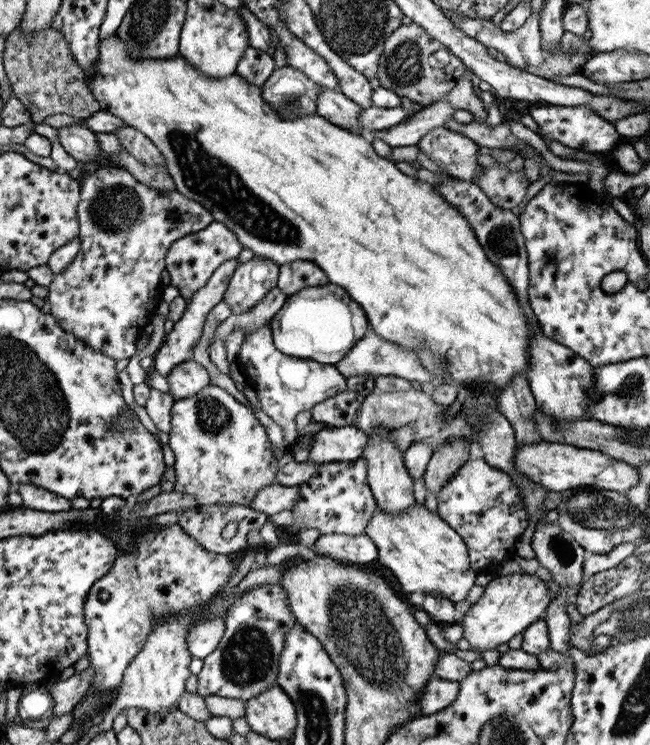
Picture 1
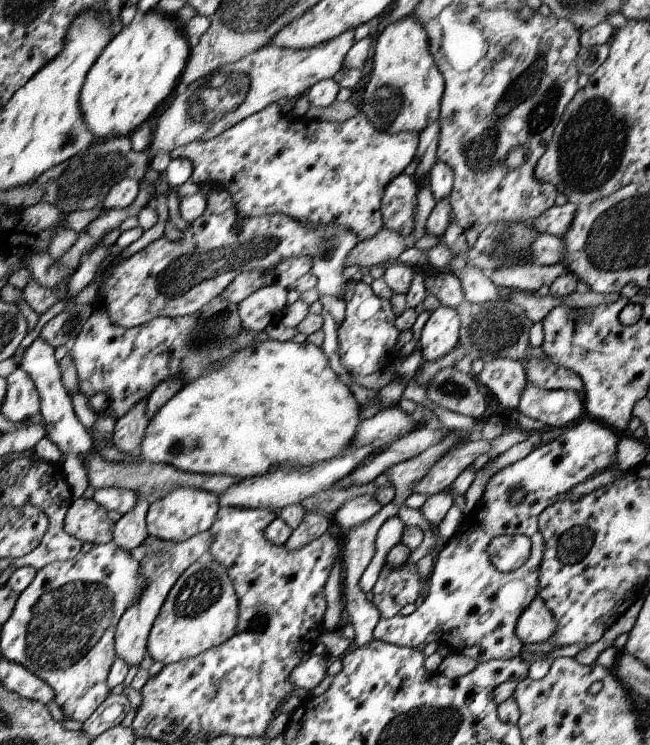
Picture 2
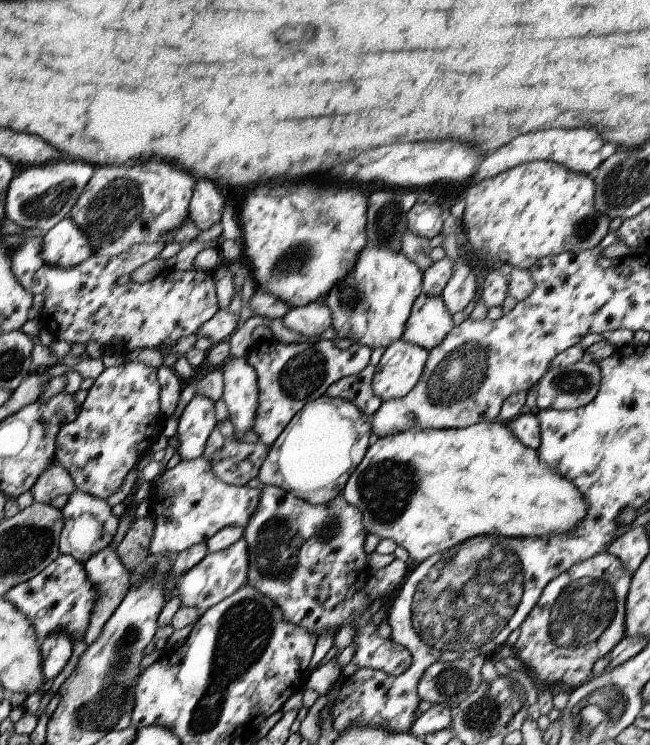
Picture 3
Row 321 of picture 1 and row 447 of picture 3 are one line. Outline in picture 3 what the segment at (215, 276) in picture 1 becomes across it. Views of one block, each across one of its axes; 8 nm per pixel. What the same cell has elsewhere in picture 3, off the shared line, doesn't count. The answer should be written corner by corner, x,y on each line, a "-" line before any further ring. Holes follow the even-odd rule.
195,394
180,414
176,452
182,460
196,460
203,456
206,442
218,424
214,404
208,396

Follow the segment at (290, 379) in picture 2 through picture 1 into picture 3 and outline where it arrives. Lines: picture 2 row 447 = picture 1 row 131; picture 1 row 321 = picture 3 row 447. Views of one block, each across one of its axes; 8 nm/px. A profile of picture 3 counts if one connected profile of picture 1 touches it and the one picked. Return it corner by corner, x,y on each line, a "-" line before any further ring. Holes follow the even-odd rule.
498,420
481,422
462,429
444,430
420,430
412,428
408,432
399,432
392,436
385,436
374,441
366,451
364,458
358,463
350,478
346,481
341,497
356,506
362,513
364,528
369,534
377,534
381,539
394,540
398,546
403,546
409,552
409,557
416,562
422,562
438,552
446,552
452,546
458,546
460,542
470,540
475,536
498,534
498,536
512,538
550,538
554,534
564,534
574,530
584,518
586,518
586,502
580,494
580,490
566,478
562,478
558,472
554,472
540,462
537,450
524,446
505,423

